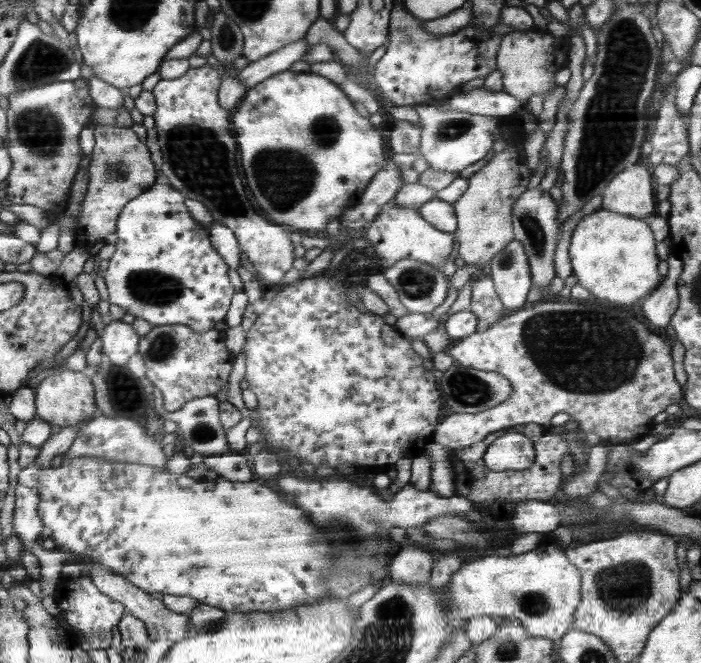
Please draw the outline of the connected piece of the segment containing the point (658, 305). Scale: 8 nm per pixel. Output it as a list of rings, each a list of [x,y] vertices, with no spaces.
[[[669,255],[667,258],[668,273],[662,283],[656,287],[656,292],[644,300],[644,316],[652,322],[652,326],[665,331],[671,324],[674,310],[678,309],[677,280],[683,269],[683,262],[679,258]]]

